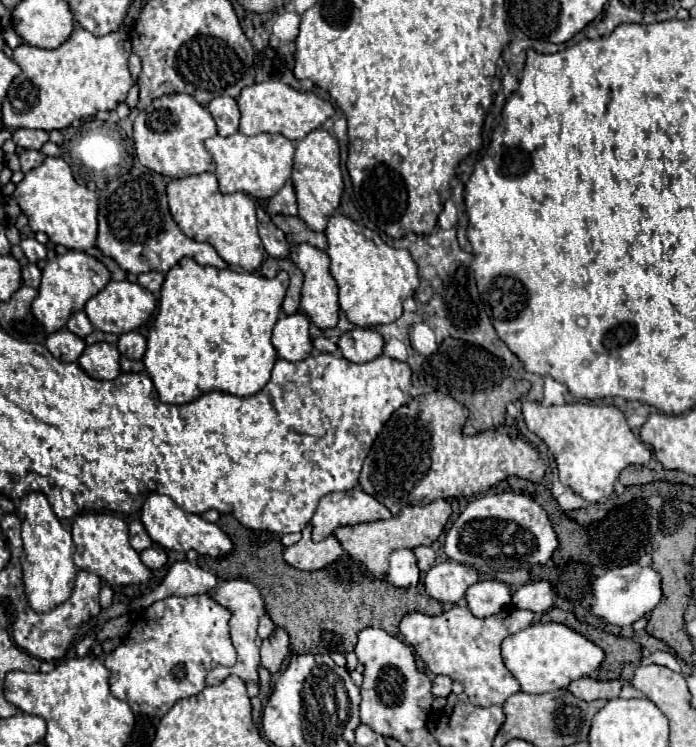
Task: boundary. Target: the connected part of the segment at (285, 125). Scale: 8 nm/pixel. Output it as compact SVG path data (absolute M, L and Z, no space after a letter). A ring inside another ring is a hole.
M271 78L261 84L253 84L243 88L239 100L239 110L241 110L241 124L239 130L247 136L255 136L261 132L269 134L283 134L285 138L297 142L303 136L307 136L311 130L319 128L327 118L335 114L333 106L313 92L299 92L287 84L283 84L279 78Z

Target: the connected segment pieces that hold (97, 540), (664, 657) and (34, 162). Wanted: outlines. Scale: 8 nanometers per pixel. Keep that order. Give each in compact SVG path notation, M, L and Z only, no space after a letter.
M105 512L79 514L73 520L71 534L73 534L73 542L77 544L77 552L73 556L75 566L81 570L95 572L109 586L143 584L151 578L151 570L139 560L139 554L131 548L127 524L119 516L105 514Z
M655 652L655 654L651 654L649 658L643 658L641 664L659 664L659 666L667 666L667 668L671 668L671 670L677 670L675 658L673 658L669 652Z
M25 150L23 154L19 154L19 162L21 162L21 172L29 172L31 168L37 168L39 164L43 164L45 154L39 150Z

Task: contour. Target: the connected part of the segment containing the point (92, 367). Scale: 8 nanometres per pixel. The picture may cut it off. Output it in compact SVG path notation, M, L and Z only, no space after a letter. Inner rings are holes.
M99 342L91 344L83 350L83 356L79 358L79 366L95 380L115 380L119 376L119 350L115 344Z

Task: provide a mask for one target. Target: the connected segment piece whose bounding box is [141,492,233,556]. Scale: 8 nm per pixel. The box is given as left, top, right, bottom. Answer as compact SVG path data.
M153 492L145 500L141 508L141 522L147 528L147 534L151 536L151 540L163 546L165 550L175 550L175 552L195 550L197 554L205 554L205 556L223 556L233 548L229 536L217 524L207 522L197 514L183 512L169 496L163 496L157 492Z

